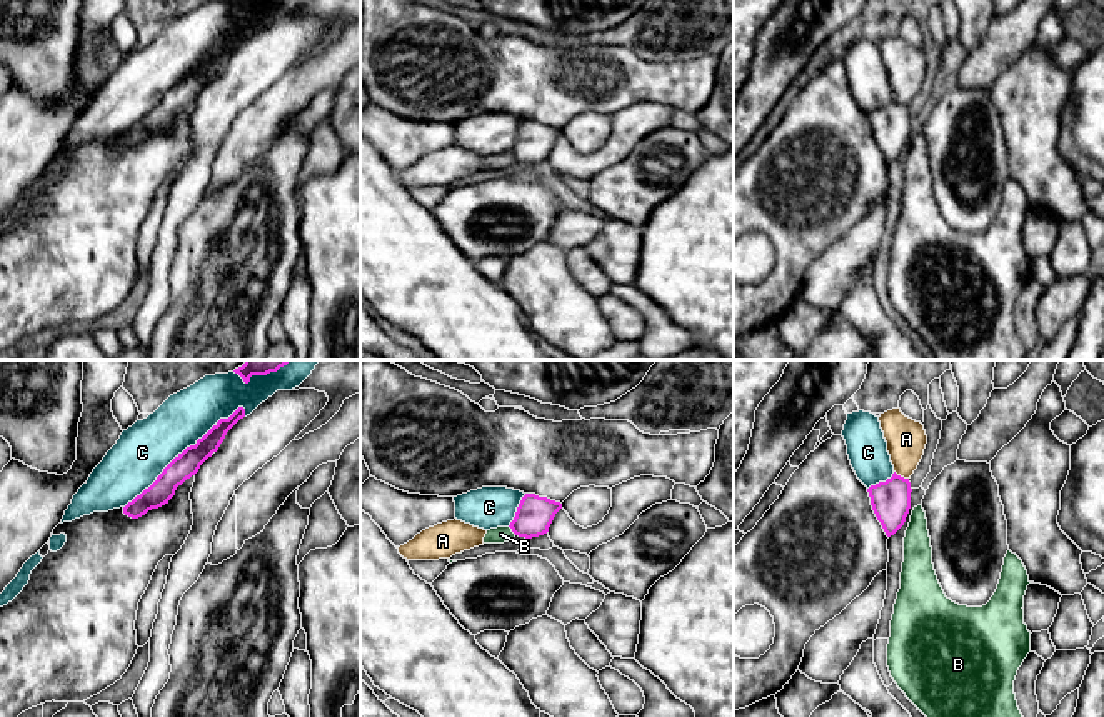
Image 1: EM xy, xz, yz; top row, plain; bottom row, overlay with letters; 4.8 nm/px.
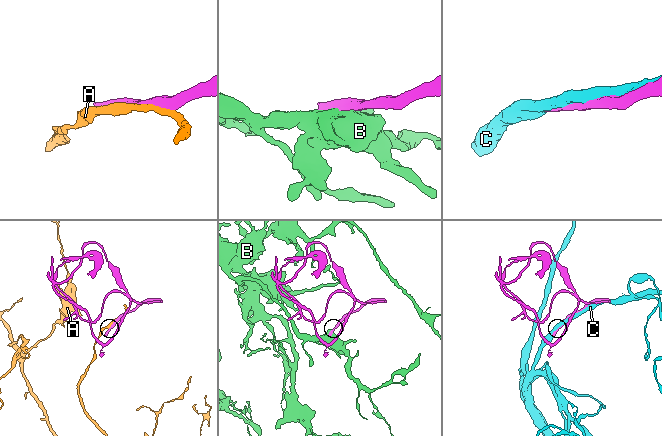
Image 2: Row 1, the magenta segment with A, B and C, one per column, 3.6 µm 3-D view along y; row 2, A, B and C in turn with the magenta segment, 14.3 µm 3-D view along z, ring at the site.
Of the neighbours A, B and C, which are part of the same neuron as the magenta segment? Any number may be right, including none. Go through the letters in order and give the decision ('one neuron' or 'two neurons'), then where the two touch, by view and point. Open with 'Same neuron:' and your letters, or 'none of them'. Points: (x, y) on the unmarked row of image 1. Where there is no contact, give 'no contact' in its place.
Same neuron: C
A: two neurons; meets magenta in yz at (899, 102)
B: two neurons; meets magenta in xz at (512, 157)
C: one neuron; meets magenta in xy at (185, 75)

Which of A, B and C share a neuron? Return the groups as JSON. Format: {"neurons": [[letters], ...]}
{"neurons": [["A"], ["B"], ["C"]]}

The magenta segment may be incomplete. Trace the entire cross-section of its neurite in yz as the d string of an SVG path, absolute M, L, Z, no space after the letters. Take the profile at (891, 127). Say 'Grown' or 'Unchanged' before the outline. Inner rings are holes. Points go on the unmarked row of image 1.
Grown. M847 40L842 63L857 105L867 113L872 137L887 163L906 148L911 135L911 108L894 98L879 43Z

